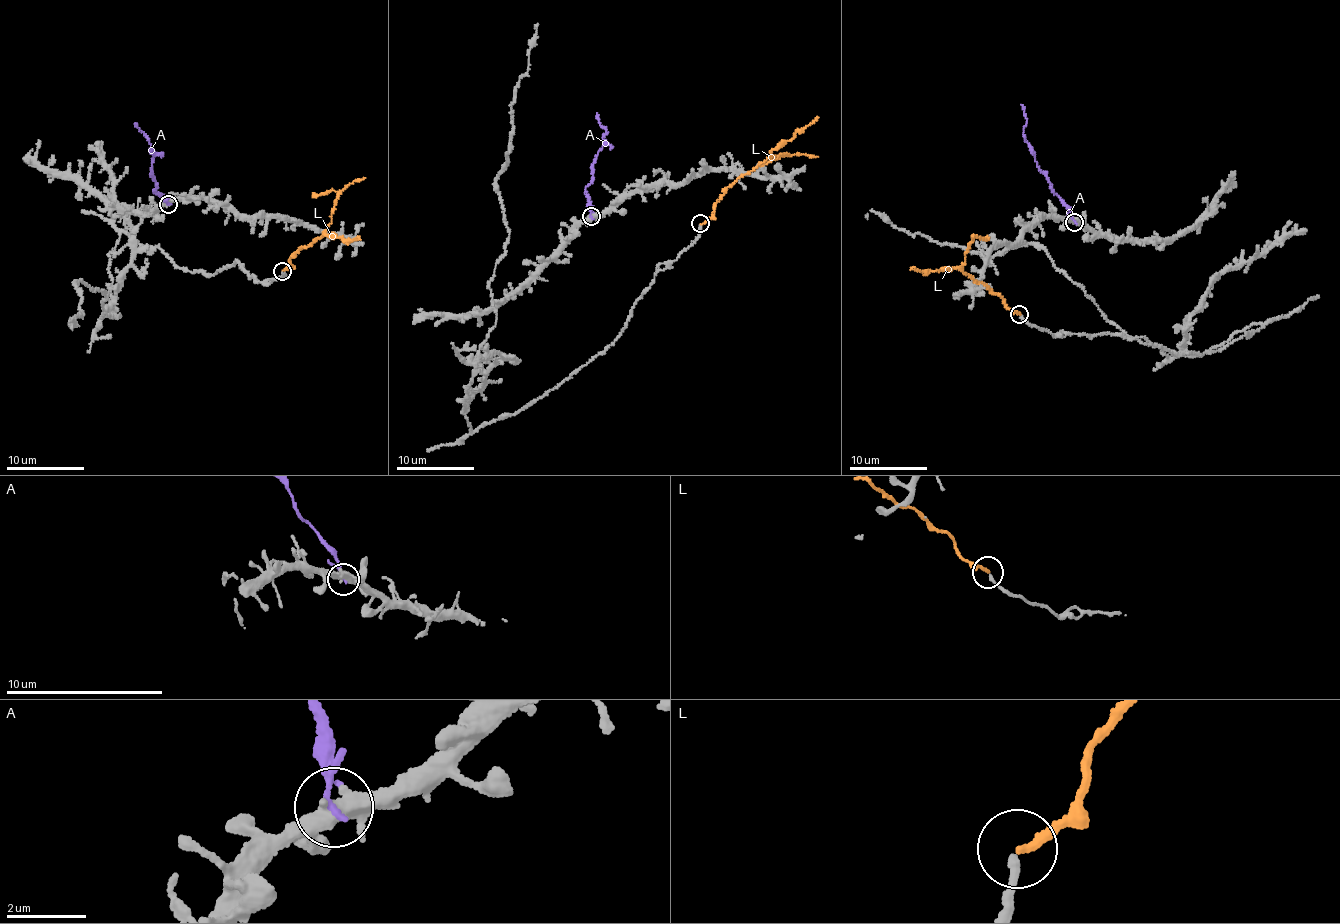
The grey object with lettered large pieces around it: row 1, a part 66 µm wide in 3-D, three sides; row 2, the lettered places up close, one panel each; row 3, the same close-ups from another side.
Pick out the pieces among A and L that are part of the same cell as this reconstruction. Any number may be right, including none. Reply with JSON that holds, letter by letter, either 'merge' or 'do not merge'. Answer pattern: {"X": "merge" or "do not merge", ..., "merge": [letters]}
{"A": "do not merge", "L": "merge", "merge": ["L"]}

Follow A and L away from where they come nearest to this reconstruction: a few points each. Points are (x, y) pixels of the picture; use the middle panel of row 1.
A: (591, 217), (585, 188), (592, 178), (594, 159), (605, 134), (597, 113)
L: (700, 223), (711, 214), (717, 199), (729, 186), (766, 159), (777, 158), (780, 153), (787, 154), (759, 162)

